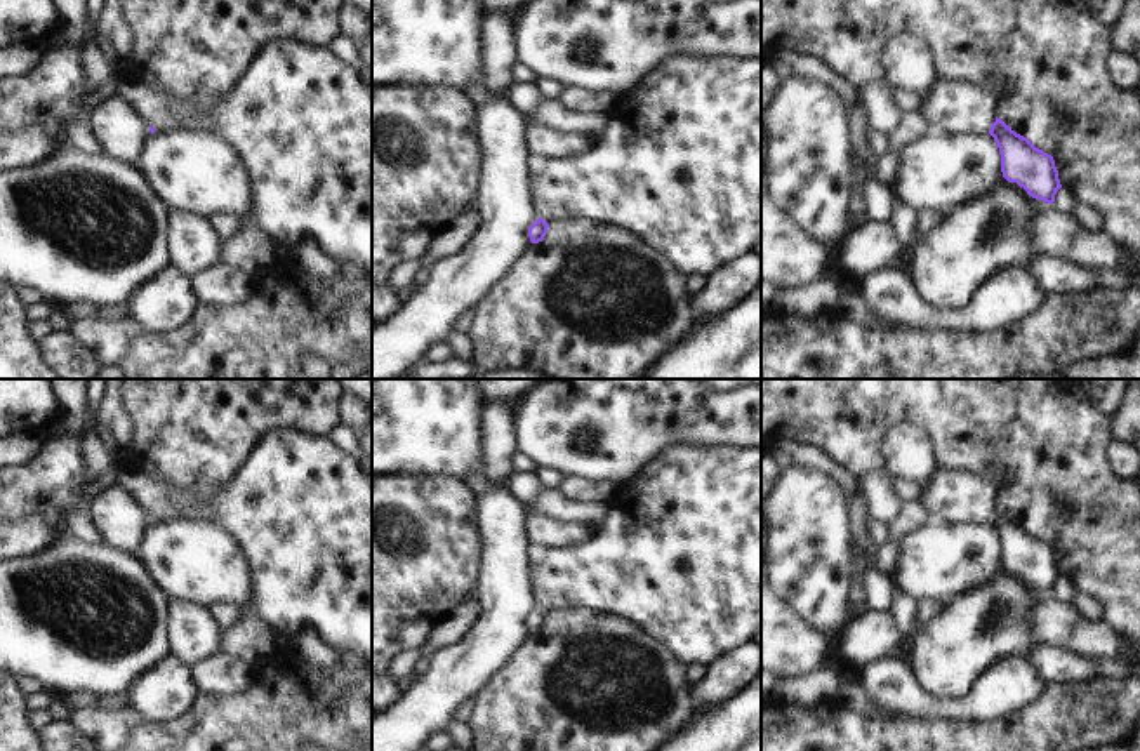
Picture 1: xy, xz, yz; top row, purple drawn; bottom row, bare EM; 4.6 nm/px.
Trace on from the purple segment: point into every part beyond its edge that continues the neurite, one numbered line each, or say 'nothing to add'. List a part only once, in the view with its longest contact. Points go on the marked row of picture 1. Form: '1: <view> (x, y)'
nothing to add

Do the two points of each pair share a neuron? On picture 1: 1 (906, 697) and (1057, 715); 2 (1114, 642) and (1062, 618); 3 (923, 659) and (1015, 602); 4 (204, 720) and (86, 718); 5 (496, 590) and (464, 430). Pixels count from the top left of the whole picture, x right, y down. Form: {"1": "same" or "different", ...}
{"1": "different", "2": "same", "3": "same", "4": "same", "5": "different"}

